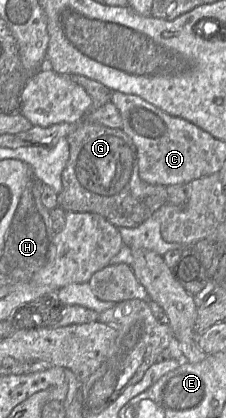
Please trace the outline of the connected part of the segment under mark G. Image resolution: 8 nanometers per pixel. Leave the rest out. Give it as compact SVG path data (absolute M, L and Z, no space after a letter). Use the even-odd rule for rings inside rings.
M84 118L67 137L70 156L62 173L58 207L66 212L90 212L103 216L117 228L137 227L167 202L163 185L152 185L139 177L137 149L122 130Z

